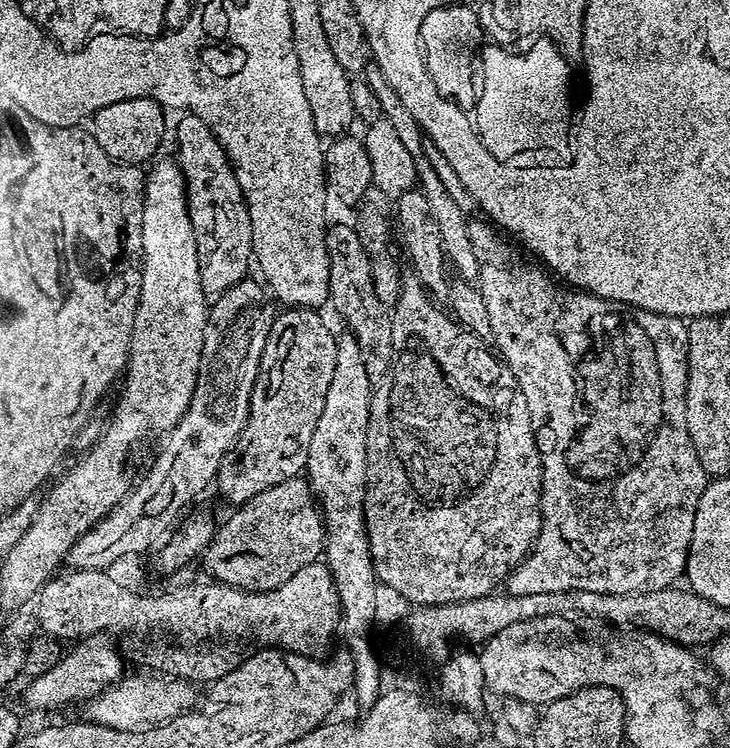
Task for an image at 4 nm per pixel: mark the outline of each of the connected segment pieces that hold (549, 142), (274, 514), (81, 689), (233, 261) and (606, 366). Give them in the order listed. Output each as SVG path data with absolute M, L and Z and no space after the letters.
M543 38L537 39L536 44L529 52L516 52L520 50L509 50L507 47L489 43L478 56L478 95L474 107L474 123L476 132L480 135L482 146L500 164L509 164L515 168L559 168L572 162L574 155L574 108L572 112L572 72L569 61L554 47L550 41Z
M307 479L278 482L278 486L262 490L262 494L254 494L233 512L236 513L221 528L219 525L213 531L212 540L202 553L204 568L213 581L244 592L265 592L282 586L302 566L321 559L324 524Z
M111 635L87 636L85 640L75 641L69 648L72 649L69 652L67 649L52 668L31 677L32 681L24 692L24 700L30 707L60 708L63 704L79 705L91 700L99 692L105 692L111 684L125 675L125 661Z
M187 114L179 117L176 124L176 153L174 159L180 165L180 173L184 176L184 191L188 203L188 218L192 223L192 237L196 247L198 278L200 279L200 295L205 298L221 296L228 288L232 288L240 280L249 275L248 264L253 263L252 235L250 234L250 218L248 207L244 205L244 195L238 186L238 178L214 134L202 122L202 118Z
M479 218L469 219L468 230L470 232L470 242L474 244L474 255L478 258L478 289L482 296L482 302L485 303L486 311L490 318L490 330L492 331L491 343L496 343L495 351L499 359L512 371L522 394L526 398L526 406L530 410L530 422L532 423L532 432L536 436L536 445L540 455L540 470L542 479L540 481L540 535L537 536L531 552L524 557L522 563L512 569L506 581L506 592L509 596L518 596L520 594L554 594L555 592L593 592L594 594L622 595L629 596L635 592L649 592L650 590L662 590L671 588L677 583L676 580L685 575L688 567L688 551L690 550L690 538L694 534L694 514L698 510L698 502L702 494L707 490L710 477L708 473L702 470L702 462L698 462L698 454L690 442L690 434L686 430L686 382L688 381L688 326L677 316L667 316L666 314L654 314L641 308L631 308L629 304L619 304L613 300L603 300L597 296L591 296L588 292L579 291L571 286L565 286L557 282L539 263L533 262L515 243L509 242L487 219Z

